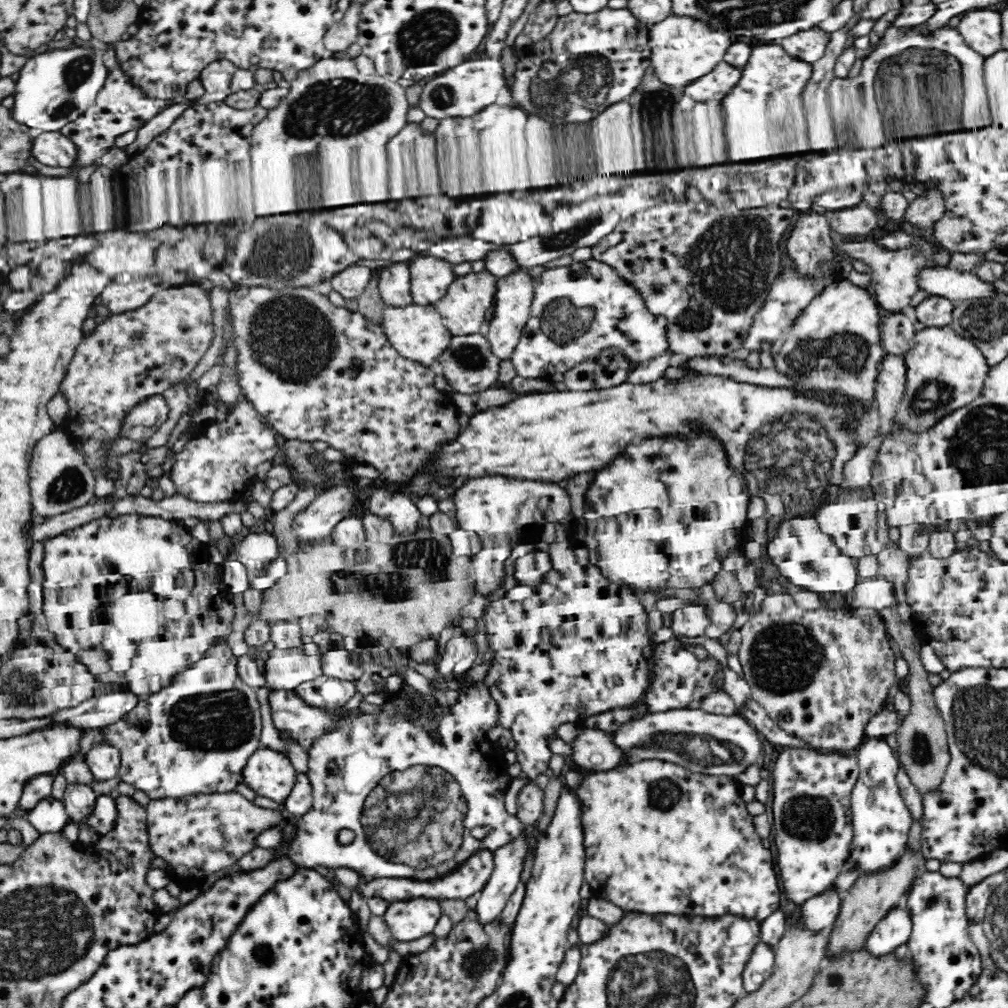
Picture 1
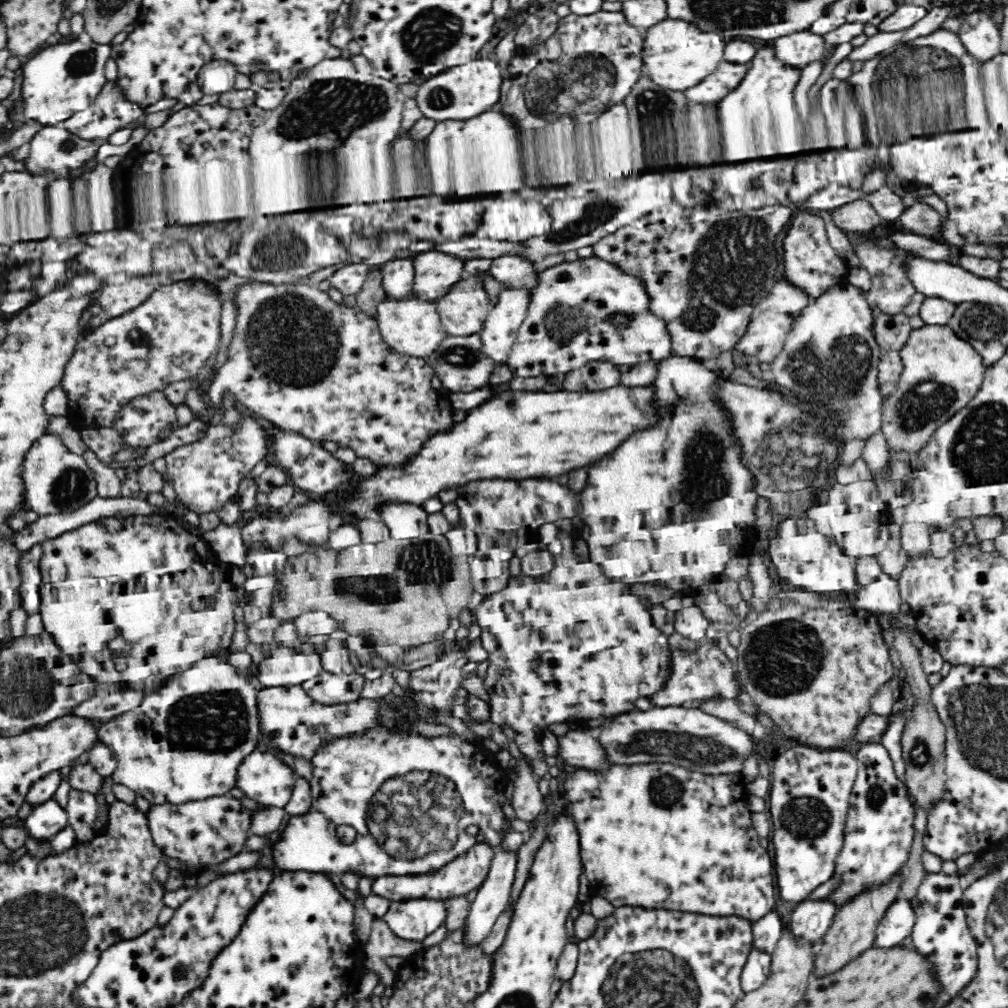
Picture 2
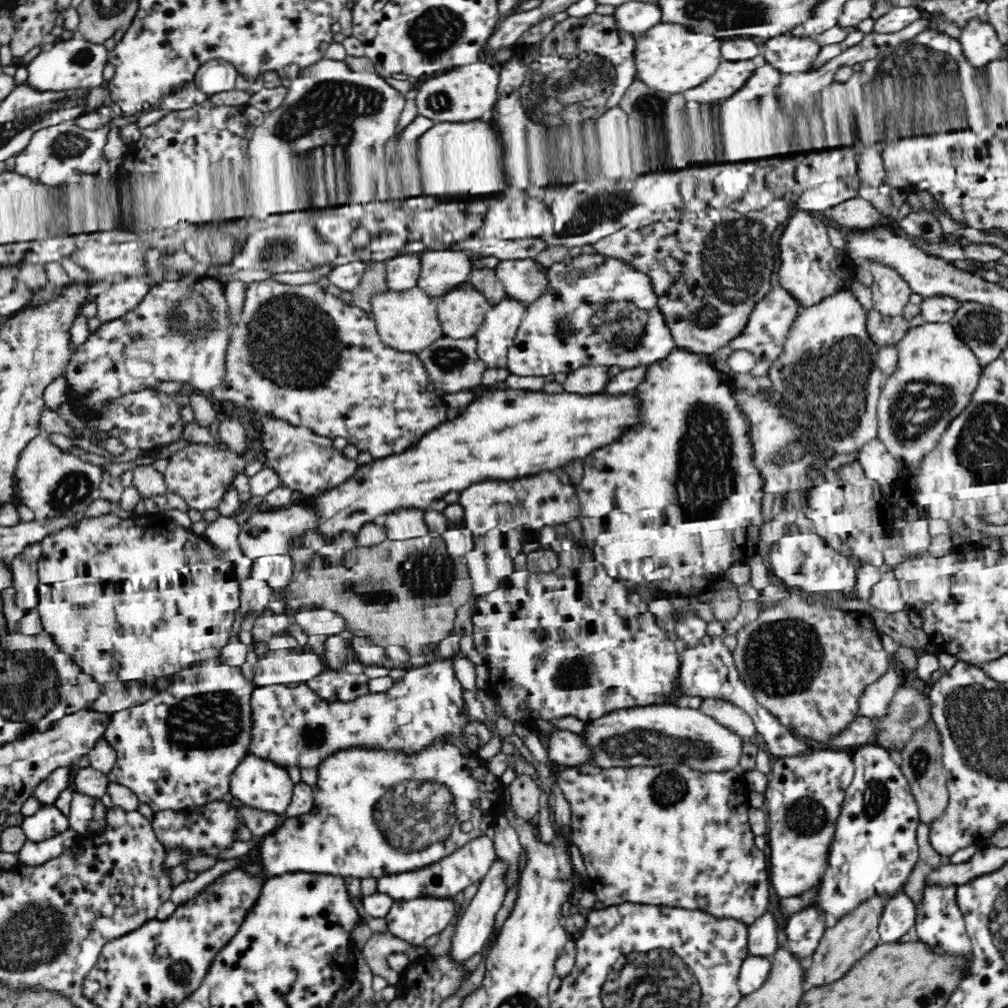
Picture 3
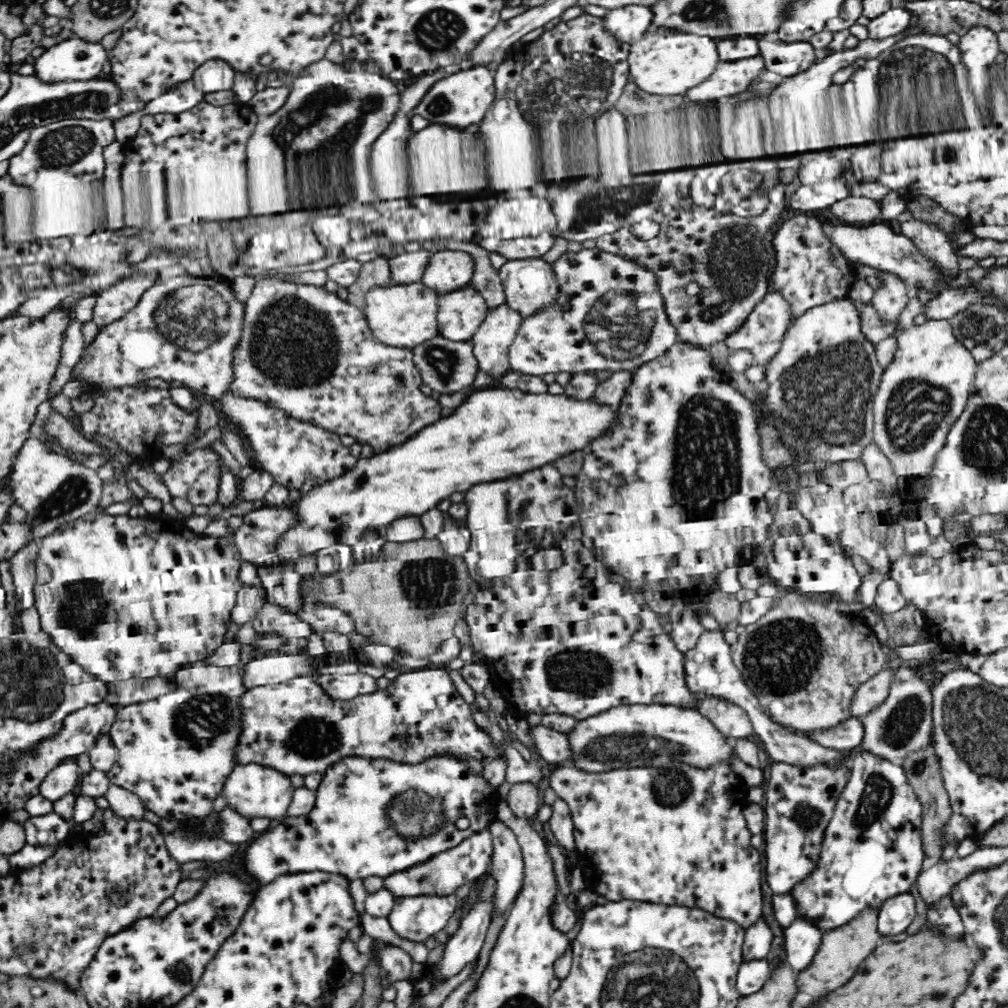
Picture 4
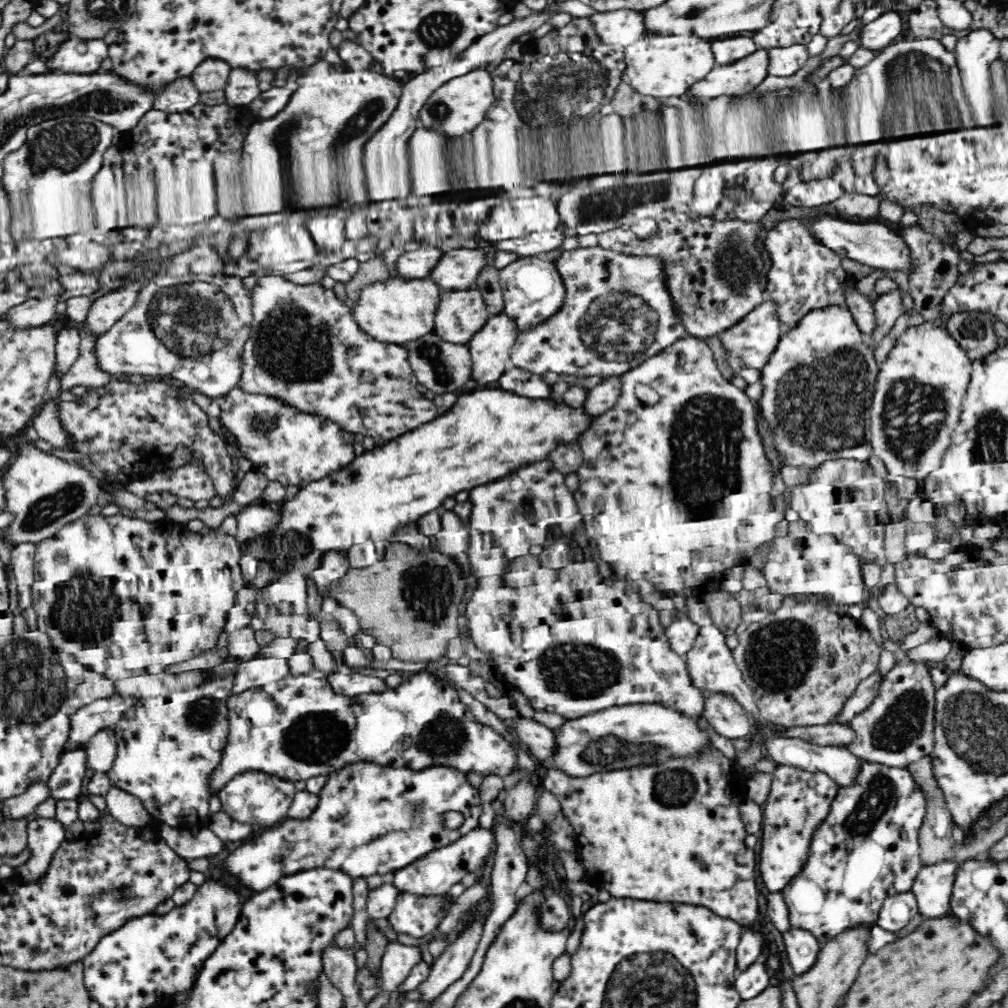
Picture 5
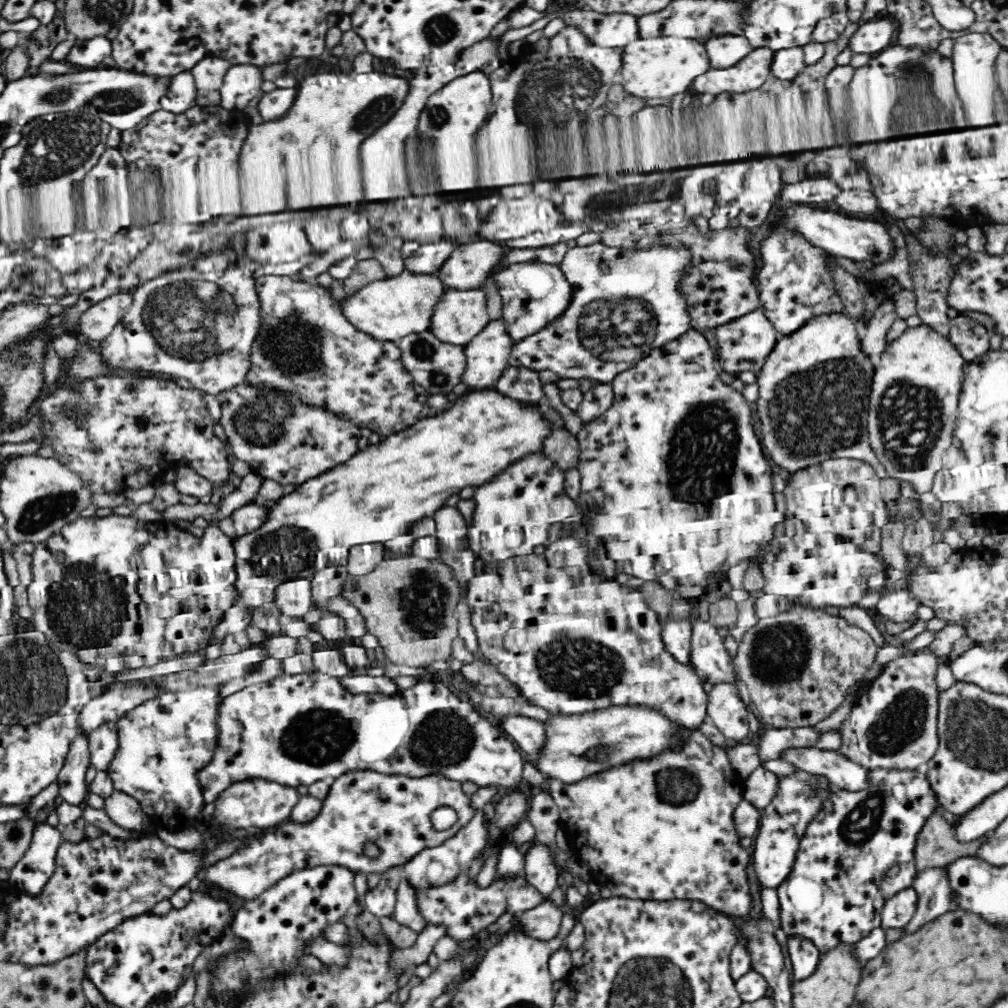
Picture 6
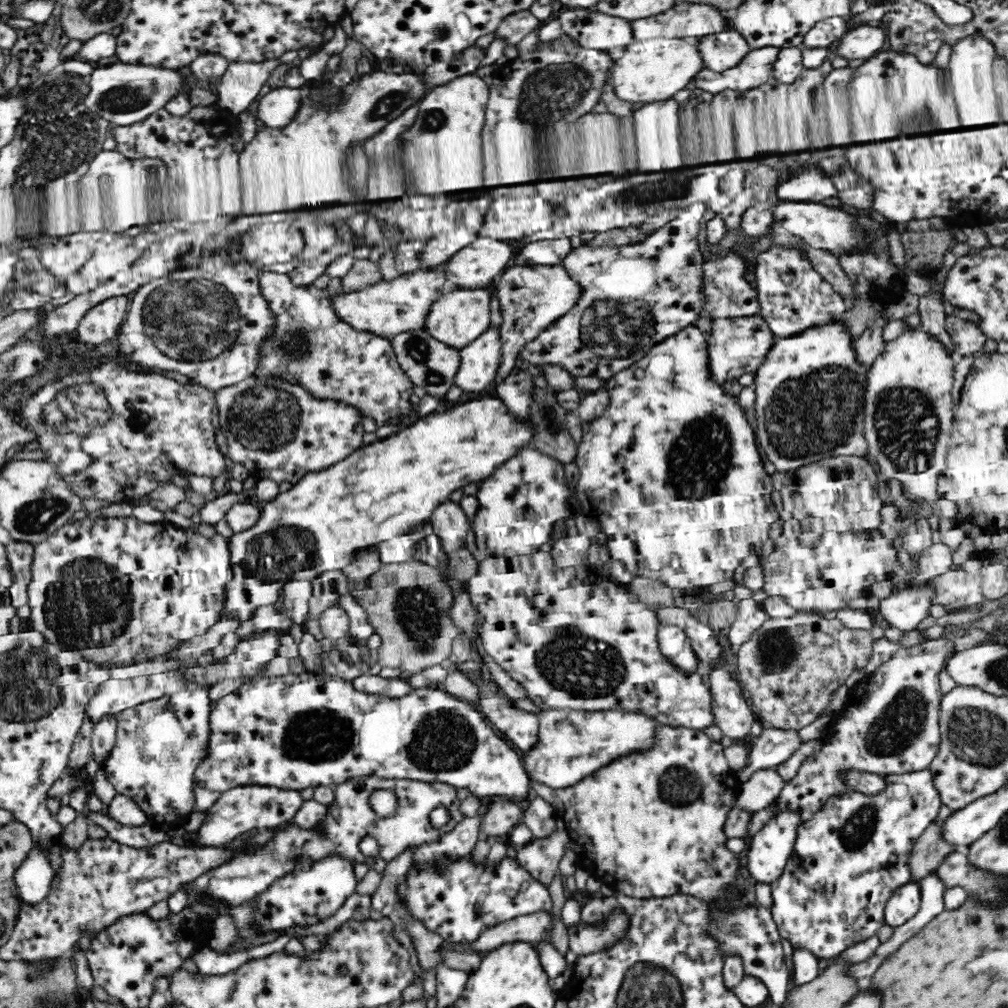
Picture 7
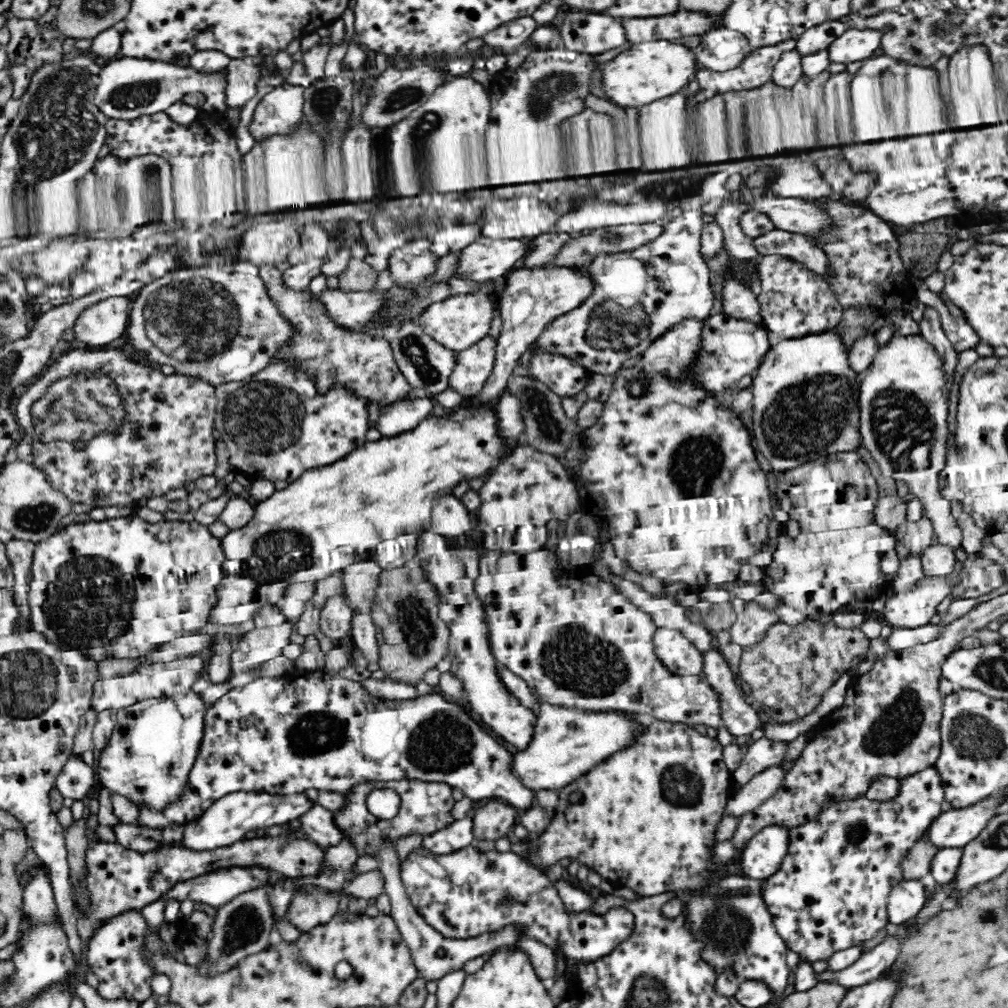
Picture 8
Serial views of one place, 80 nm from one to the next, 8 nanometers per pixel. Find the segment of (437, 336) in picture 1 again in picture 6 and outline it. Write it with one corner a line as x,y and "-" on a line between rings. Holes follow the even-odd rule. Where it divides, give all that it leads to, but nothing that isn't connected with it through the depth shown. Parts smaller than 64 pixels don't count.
404,269
398,276
375,280
354,296
345,297
341,301
342,311
357,329
372,335
374,339
397,342
410,334
420,334
430,329
434,308
445,291
437,272
412,274

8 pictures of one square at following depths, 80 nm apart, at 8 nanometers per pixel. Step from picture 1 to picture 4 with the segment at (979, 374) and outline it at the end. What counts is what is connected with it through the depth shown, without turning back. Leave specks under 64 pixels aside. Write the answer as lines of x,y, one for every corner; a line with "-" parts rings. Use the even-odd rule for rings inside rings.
927,320
921,325
908,326
896,336
896,339
897,349
894,354
896,358
888,368
884,368
882,383
874,398
876,420
874,420
873,440
890,459
896,475
915,479
930,470
931,462
942,448
947,432
964,412
973,391
979,362
954,335
948,320

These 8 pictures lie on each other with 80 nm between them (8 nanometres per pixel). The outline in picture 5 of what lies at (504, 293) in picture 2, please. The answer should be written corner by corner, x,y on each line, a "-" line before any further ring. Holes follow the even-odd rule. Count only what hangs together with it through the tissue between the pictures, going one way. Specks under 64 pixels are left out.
505,310
490,315
468,345
472,376
480,385
496,382
510,366
510,351
518,336
516,319

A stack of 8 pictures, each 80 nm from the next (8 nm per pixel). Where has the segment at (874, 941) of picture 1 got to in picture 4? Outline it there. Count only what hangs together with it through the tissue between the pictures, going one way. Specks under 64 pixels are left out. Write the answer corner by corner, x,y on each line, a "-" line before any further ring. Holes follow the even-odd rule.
910,892
894,895
880,906
877,927
881,936
905,932
916,918
916,903

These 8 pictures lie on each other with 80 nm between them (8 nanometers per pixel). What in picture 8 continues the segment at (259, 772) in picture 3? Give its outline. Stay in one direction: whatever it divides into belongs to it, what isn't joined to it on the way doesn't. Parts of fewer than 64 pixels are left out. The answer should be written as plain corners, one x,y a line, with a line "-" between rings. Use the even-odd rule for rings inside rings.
237,790
213,802
200,816
185,824
179,845
194,850
210,850
230,846
252,834
278,824
295,825
297,818
313,803
305,793
269,793
264,790

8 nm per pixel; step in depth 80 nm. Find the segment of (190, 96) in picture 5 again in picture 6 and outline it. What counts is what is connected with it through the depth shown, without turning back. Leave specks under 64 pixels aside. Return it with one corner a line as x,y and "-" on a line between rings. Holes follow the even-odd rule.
190,71
180,72
169,80
166,92
160,98
160,109
173,114
183,114
197,105
198,93
193,74

